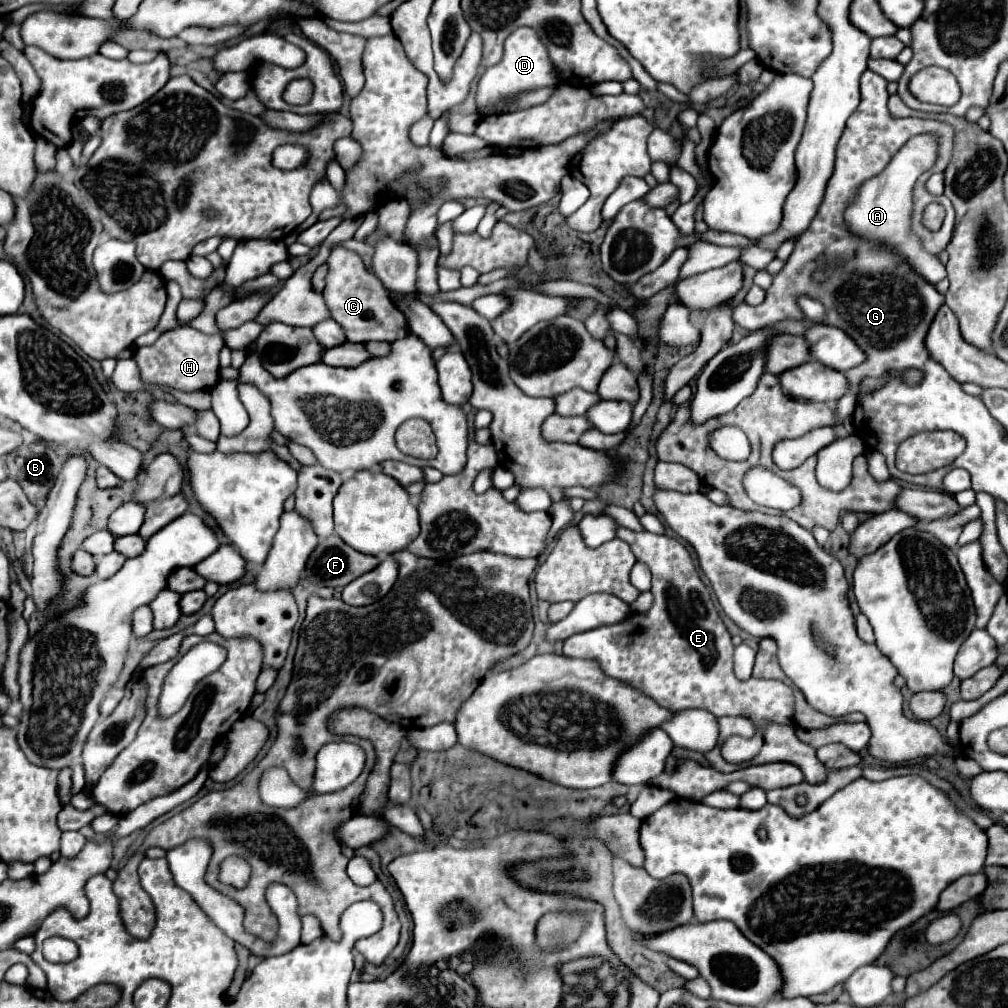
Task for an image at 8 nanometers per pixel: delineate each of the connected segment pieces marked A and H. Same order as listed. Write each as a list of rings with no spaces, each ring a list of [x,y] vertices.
[[[935,134],[913,136],[891,158],[891,162],[885,166],[885,170],[879,176],[873,176],[859,186],[857,196],[845,210],[845,226],[853,236],[863,238],[867,242],[881,242],[885,246],[891,246],[897,254],[901,254],[909,262],[909,266],[919,276],[923,276],[931,284],[943,280],[947,272],[941,260],[923,248],[921,238],[911,228],[911,216],[913,216],[913,186],[917,178],[935,164],[937,152],[939,152],[939,140]]]
[[[179,326],[161,334],[155,344],[137,348],[133,360],[141,370],[141,380],[147,384],[169,386],[183,392],[211,390],[219,380],[219,350],[223,344],[221,334],[203,334],[191,326]]]

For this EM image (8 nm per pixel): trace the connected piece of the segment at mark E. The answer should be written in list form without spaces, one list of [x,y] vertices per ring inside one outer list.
[[[619,528],[617,536],[629,542],[639,562],[651,568],[653,606],[643,614],[633,612],[617,624],[573,634],[565,640],[563,656],[599,662],[607,676],[629,682],[631,688],[637,686],[671,712],[703,708],[713,716],[749,716],[757,734],[771,722],[797,728],[793,722],[793,690],[785,682],[757,678],[743,682],[733,674],[731,636],[685,546],[663,534],[631,532],[627,528]]]

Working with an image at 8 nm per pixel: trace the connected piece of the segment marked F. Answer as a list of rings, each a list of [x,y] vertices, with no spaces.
[[[339,536],[321,540],[311,554],[305,578],[317,586],[345,588],[355,578],[371,572],[381,562],[379,556],[367,556],[347,546]]]

